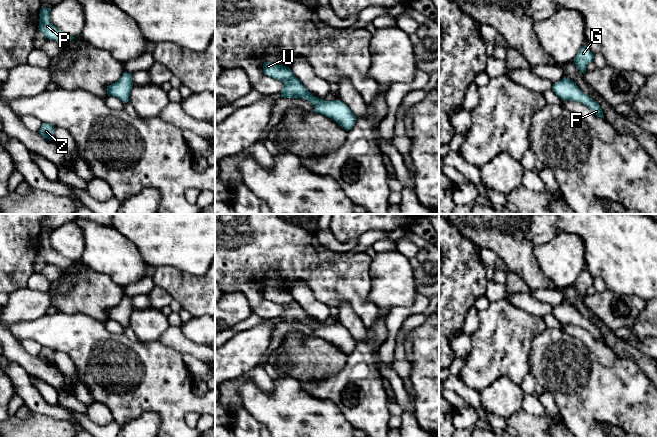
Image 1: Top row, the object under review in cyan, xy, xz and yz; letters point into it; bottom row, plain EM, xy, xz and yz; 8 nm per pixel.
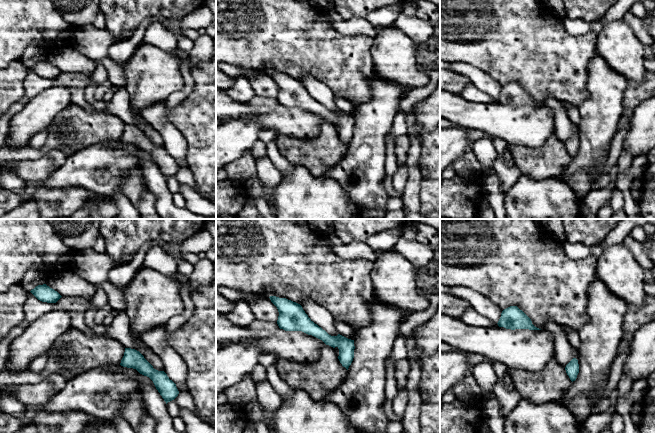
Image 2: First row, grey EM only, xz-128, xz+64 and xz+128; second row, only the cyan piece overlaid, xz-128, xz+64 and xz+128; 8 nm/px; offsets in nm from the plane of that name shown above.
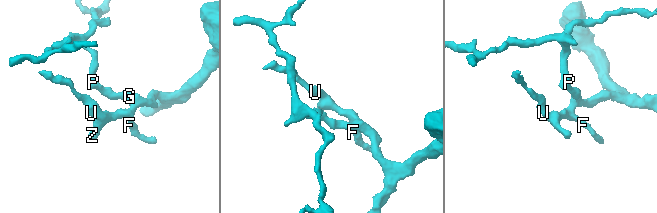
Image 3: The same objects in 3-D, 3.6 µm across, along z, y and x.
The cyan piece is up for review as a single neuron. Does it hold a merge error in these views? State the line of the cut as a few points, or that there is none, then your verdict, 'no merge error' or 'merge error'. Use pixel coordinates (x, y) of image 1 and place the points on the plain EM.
no cut; no merge error

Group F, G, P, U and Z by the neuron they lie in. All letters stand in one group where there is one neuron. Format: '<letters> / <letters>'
F G P U Z

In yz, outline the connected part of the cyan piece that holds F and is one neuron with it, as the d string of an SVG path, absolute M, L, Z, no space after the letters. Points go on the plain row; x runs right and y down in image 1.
M564 301L559 306L553 308L552 314L562 324L580 326L589 331L595 339L604 343L600 329L590 320L582 316L572 304Z

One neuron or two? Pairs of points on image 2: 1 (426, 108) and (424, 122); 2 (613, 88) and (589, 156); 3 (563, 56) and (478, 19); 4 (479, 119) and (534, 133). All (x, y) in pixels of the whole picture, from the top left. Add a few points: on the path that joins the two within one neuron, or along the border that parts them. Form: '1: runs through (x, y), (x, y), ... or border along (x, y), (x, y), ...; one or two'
1: runs through (426, 111), (425, 119); one
2: runs through (604, 105), (600, 111), (594, 139); one
3: runs through (542, 56), (528, 44), (513, 38), (499, 27); one
4: runs through (493, 119), (520, 124); one

